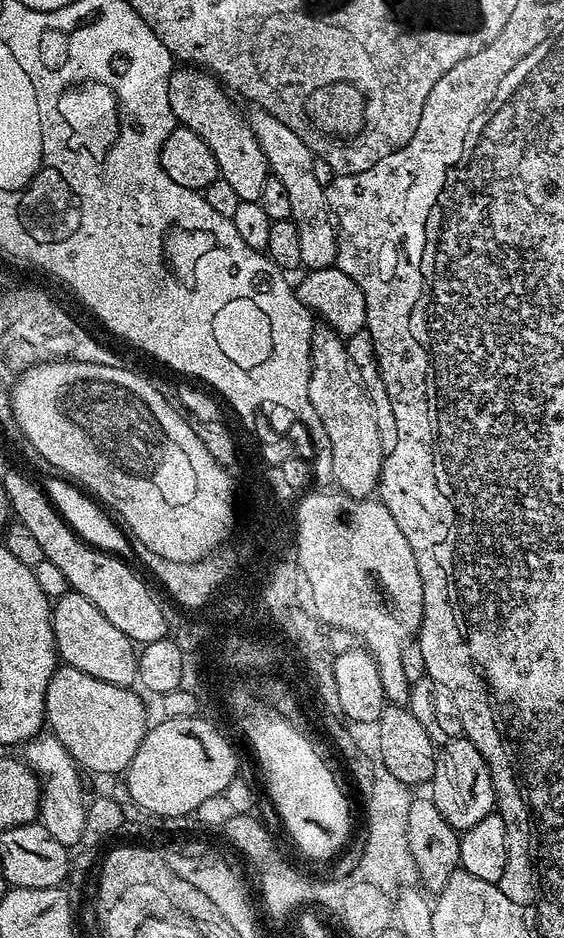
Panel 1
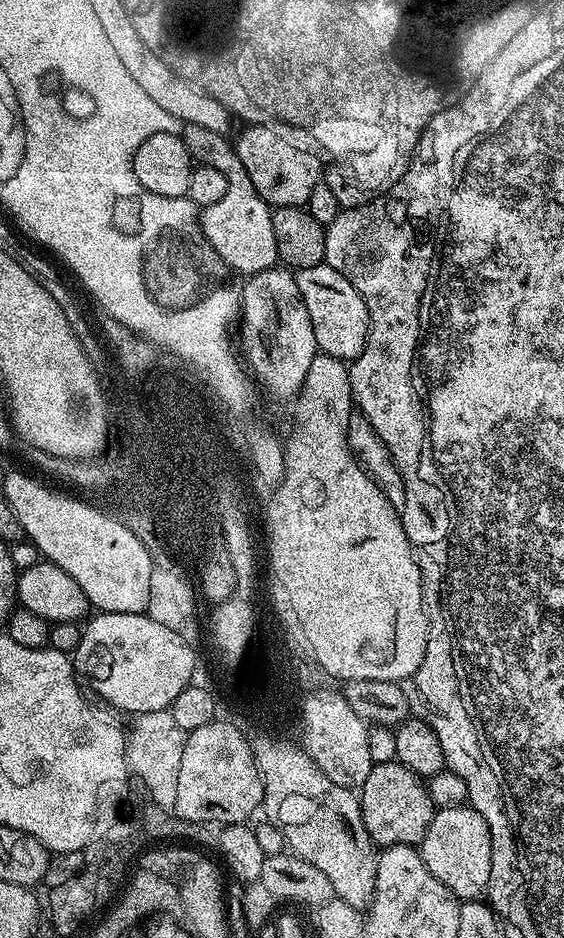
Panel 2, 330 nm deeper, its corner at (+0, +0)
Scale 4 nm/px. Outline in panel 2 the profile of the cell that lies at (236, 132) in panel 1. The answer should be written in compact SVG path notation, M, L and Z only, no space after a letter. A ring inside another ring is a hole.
M193 124L183 125L182 139L193 161L214 166L214 170L219 170L226 177L226 198L200 212L200 225L210 246L218 250L233 272L245 277L273 267L278 260L272 225L273 209L260 197L258 190L254 190L254 182L250 182L250 174L246 174L233 141L228 136L214 134L214 130Z

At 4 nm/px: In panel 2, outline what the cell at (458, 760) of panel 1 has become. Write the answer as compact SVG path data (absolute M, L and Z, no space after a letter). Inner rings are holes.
M465 802L437 807L432 813L424 840L418 847L426 870L430 870L430 874L434 874L434 878L438 878L446 890L456 895L457 900L463 902L485 895L490 882L492 857L490 826L486 826L486 818L482 818L482 814L478 814L471 804Z

